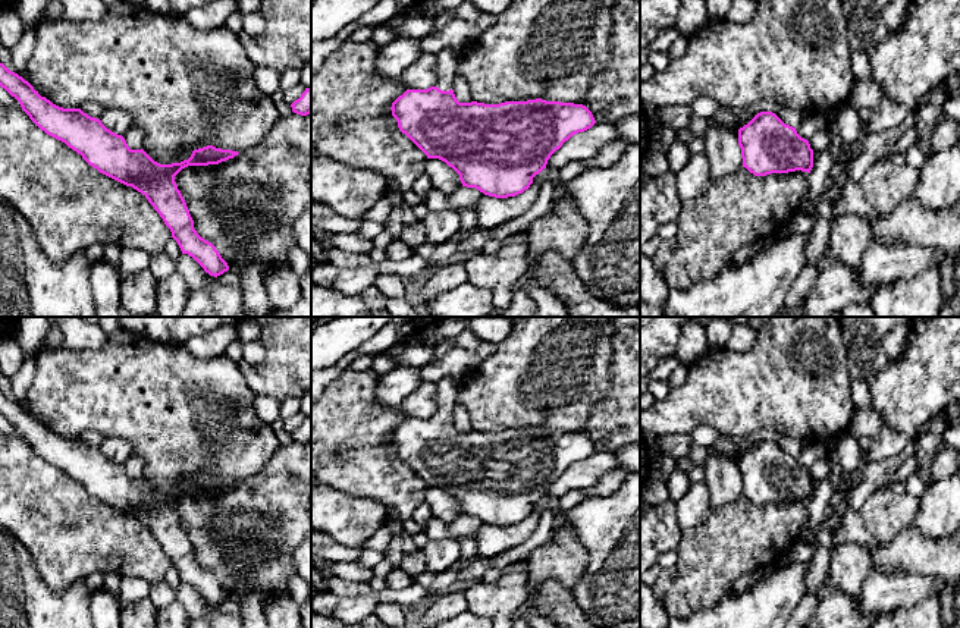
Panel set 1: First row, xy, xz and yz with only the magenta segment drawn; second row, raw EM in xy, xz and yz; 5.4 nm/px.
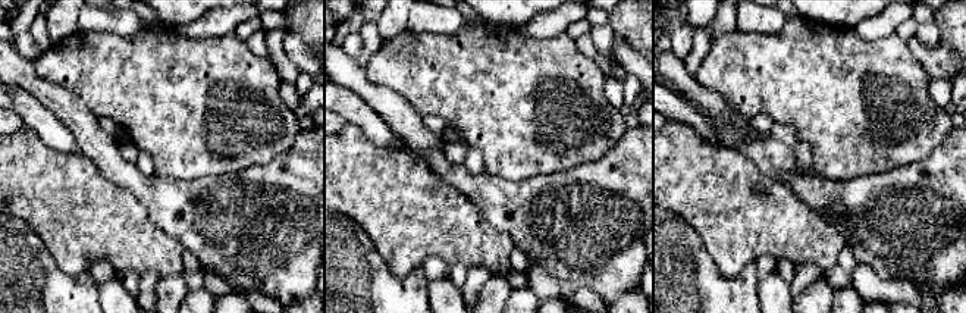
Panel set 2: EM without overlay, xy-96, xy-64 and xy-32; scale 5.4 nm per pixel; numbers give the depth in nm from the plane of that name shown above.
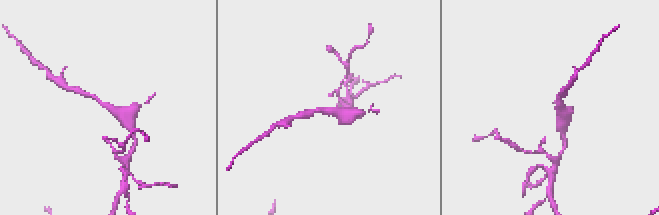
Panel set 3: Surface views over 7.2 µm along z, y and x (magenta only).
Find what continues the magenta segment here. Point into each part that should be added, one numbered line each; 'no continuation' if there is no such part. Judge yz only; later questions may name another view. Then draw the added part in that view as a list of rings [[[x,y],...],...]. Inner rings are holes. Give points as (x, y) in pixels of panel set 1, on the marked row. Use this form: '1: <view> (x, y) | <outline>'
no continuation

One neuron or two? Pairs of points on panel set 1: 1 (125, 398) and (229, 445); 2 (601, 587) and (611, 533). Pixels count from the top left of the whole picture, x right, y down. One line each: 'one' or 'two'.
1: one
2: one

